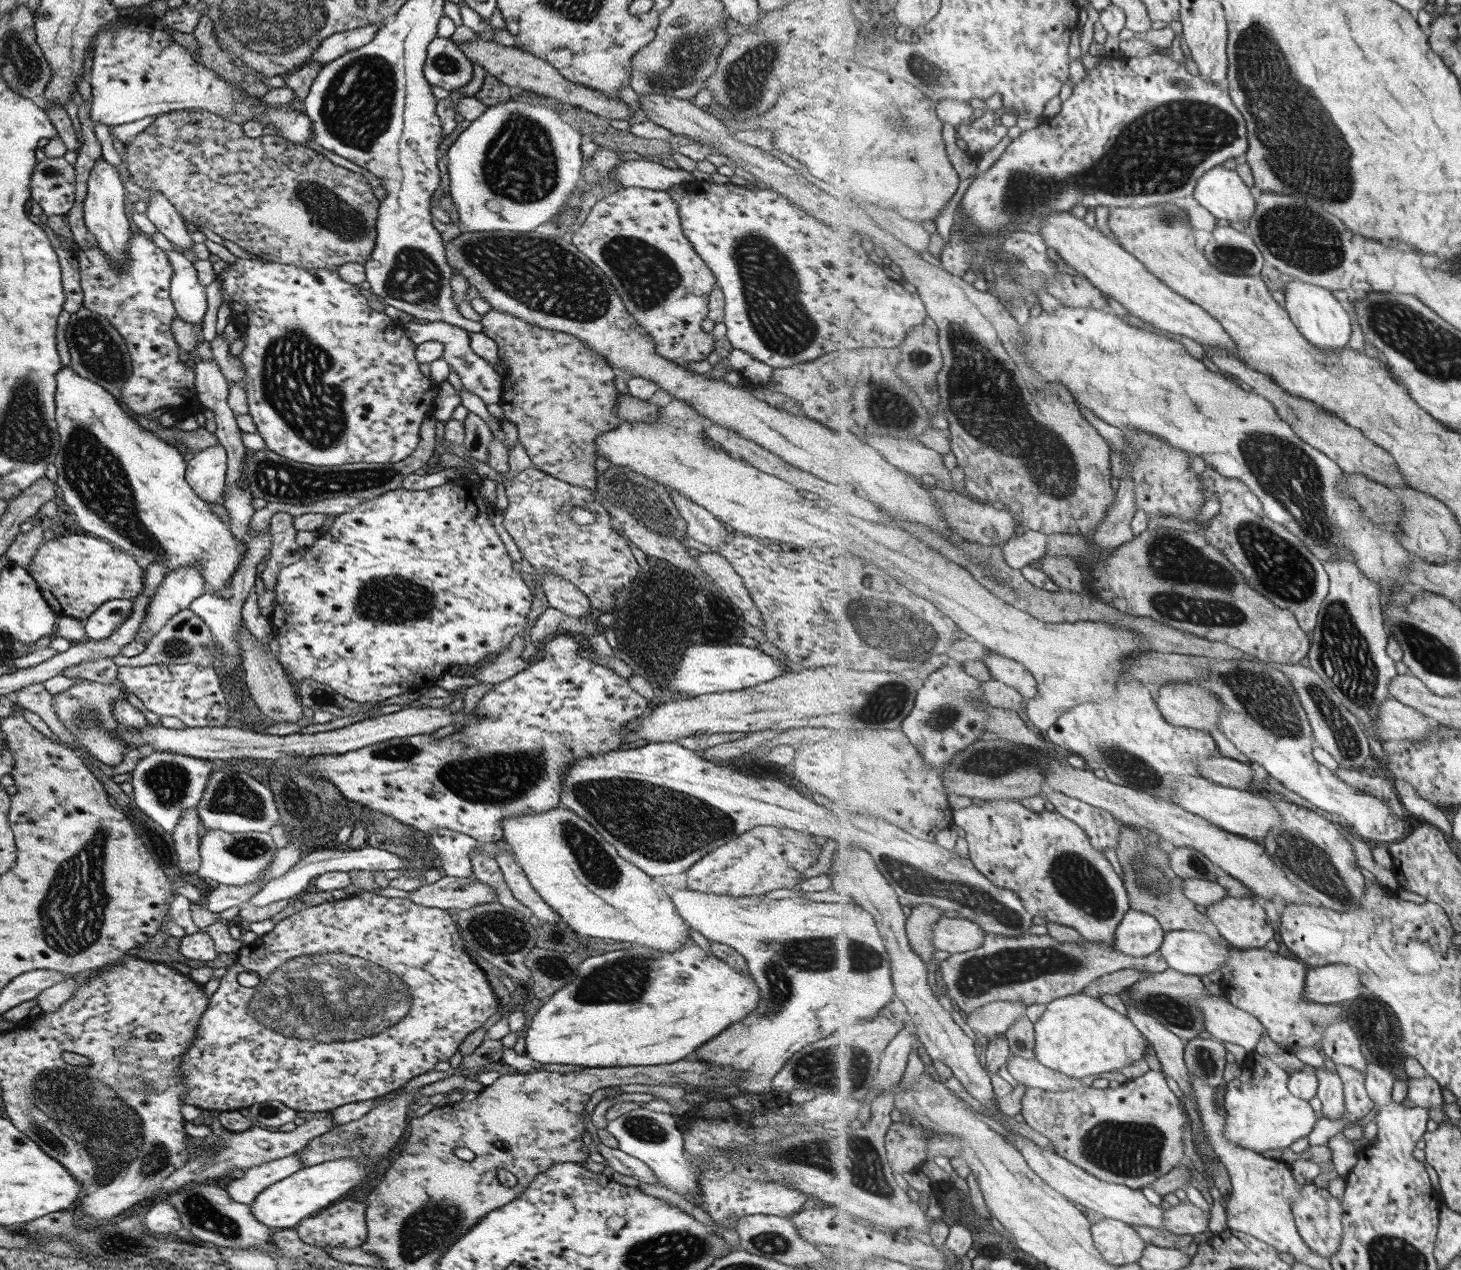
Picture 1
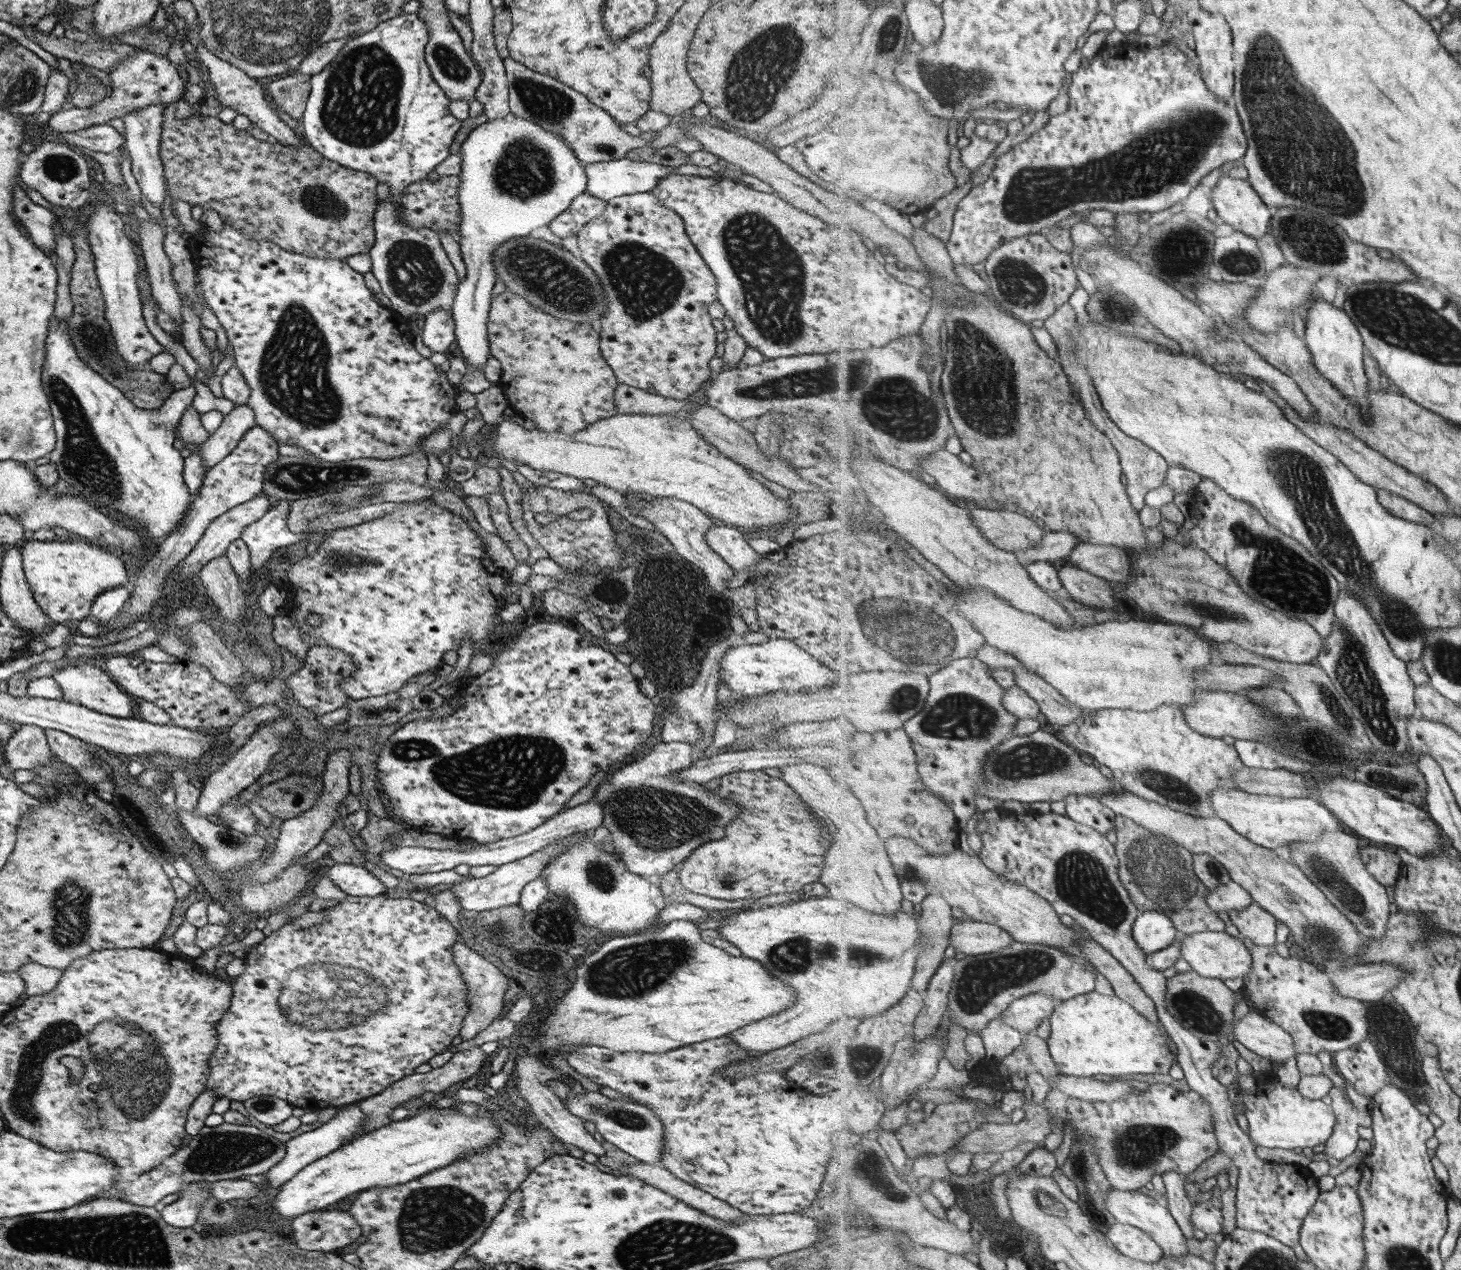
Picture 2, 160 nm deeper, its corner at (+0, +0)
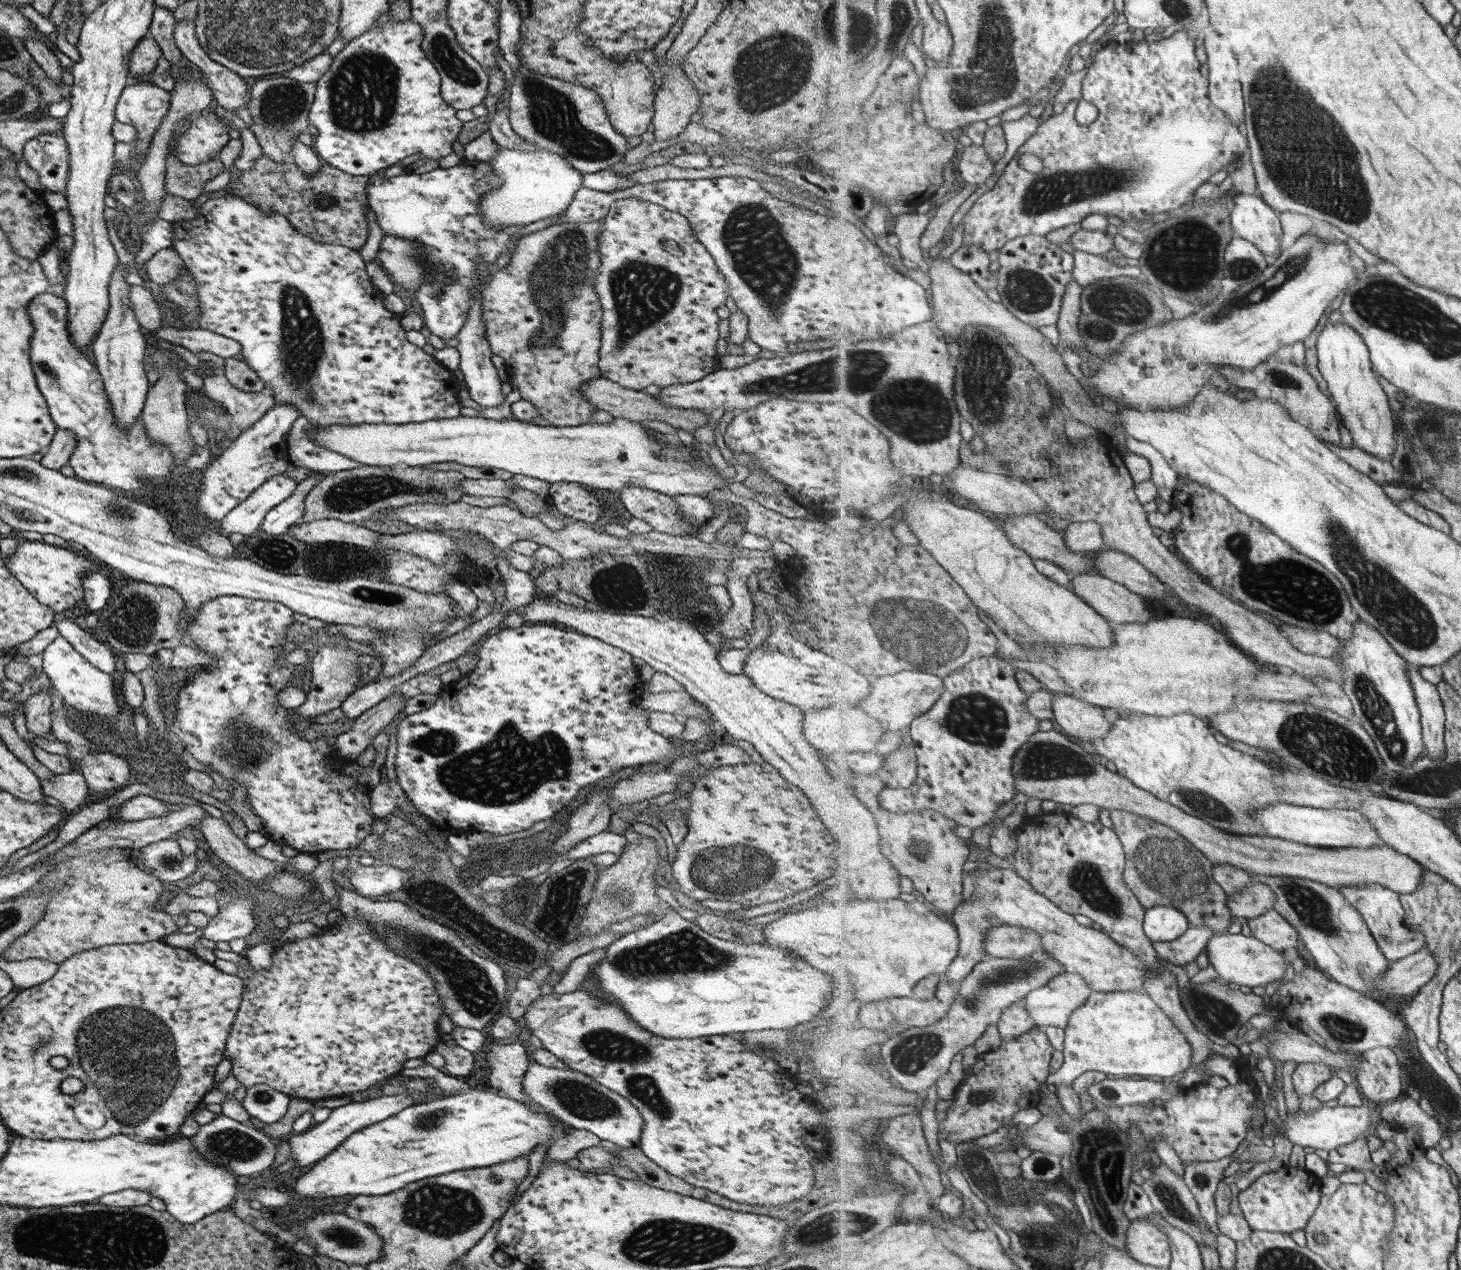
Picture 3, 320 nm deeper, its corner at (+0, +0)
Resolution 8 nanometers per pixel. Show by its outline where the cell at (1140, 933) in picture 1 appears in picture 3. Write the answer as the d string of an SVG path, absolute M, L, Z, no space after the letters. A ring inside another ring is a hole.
M1157 905L1147 908L1144 929L1153 942L1177 940L1191 927L1189 917L1173 905Z

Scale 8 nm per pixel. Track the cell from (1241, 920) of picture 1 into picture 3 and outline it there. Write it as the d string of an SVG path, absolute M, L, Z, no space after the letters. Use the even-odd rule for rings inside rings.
M1277 909L1247 920L1253 936L1269 946L1292 953L1301 939L1298 930Z

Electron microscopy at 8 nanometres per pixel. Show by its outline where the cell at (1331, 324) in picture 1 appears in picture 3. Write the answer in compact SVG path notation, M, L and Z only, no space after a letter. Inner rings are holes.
M1346 322L1325 324L1317 348L1320 371L1340 413L1341 422L1350 431L1353 444L1381 460L1392 461L1396 451L1397 420L1389 408L1389 396L1375 376L1371 350L1364 337Z

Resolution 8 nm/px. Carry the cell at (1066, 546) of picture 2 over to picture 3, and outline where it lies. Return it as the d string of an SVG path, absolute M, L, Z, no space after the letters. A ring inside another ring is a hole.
M1075 522L1063 532L1071 552L1099 551L1104 548L1103 530L1097 522Z

